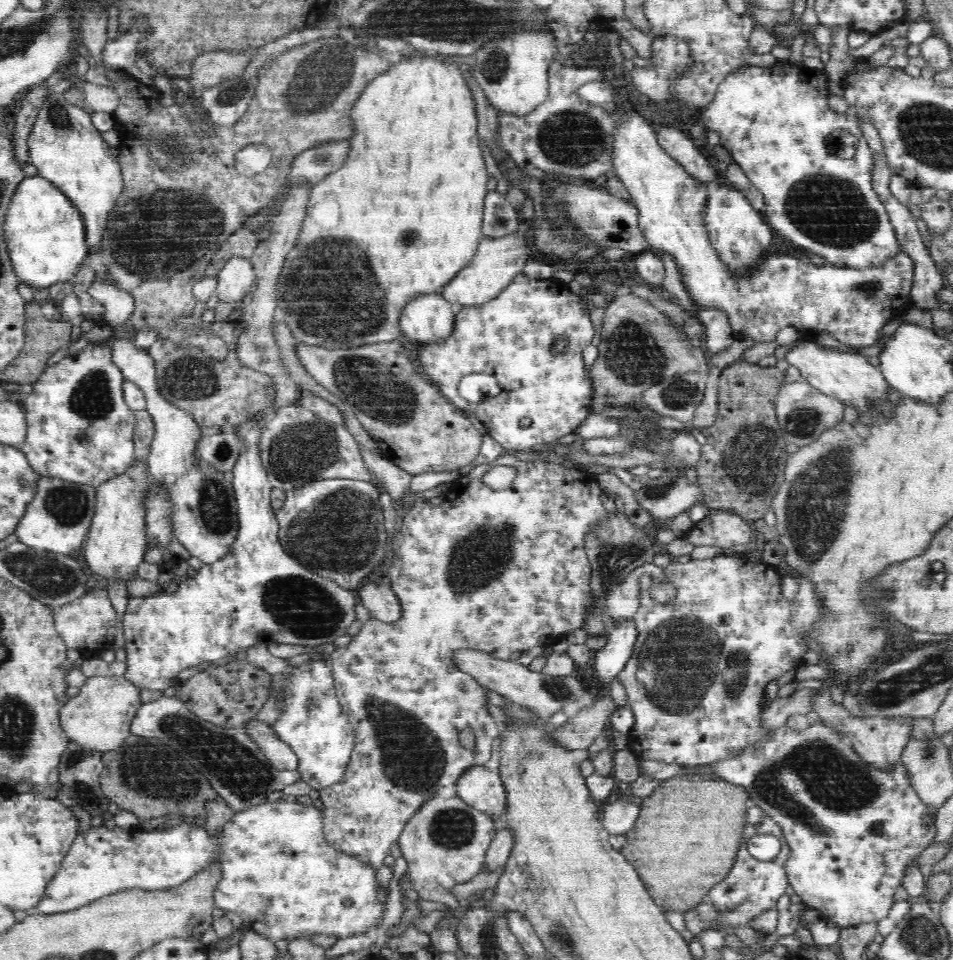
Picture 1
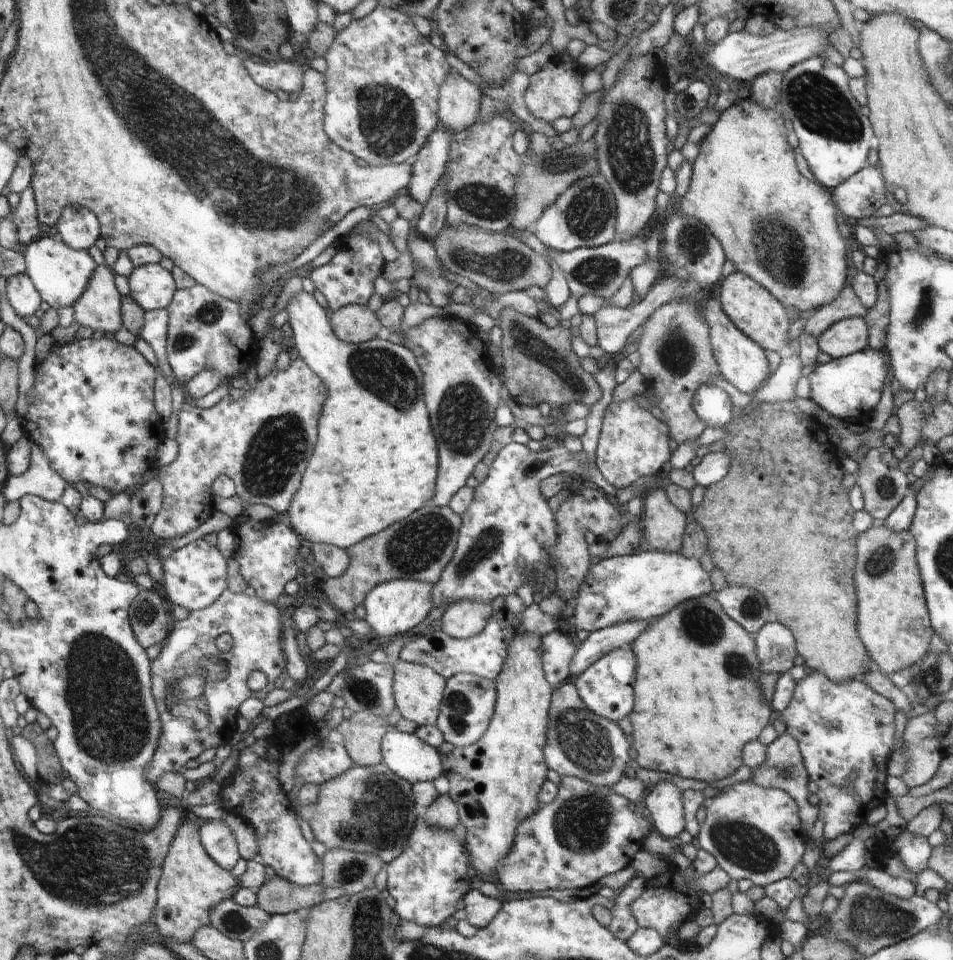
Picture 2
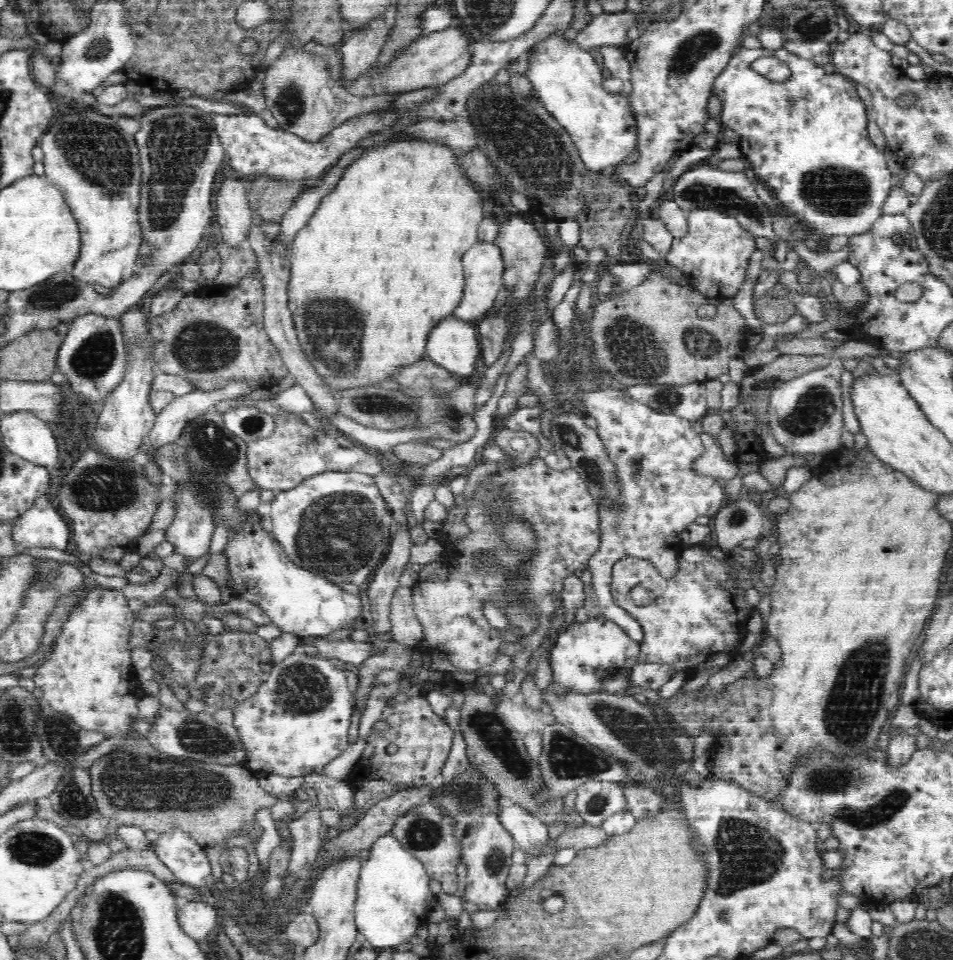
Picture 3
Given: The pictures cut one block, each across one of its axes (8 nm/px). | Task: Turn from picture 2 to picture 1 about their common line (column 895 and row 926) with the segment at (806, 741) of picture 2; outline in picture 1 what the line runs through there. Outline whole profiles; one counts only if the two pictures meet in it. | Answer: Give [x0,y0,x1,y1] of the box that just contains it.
[709,805,790,926]

